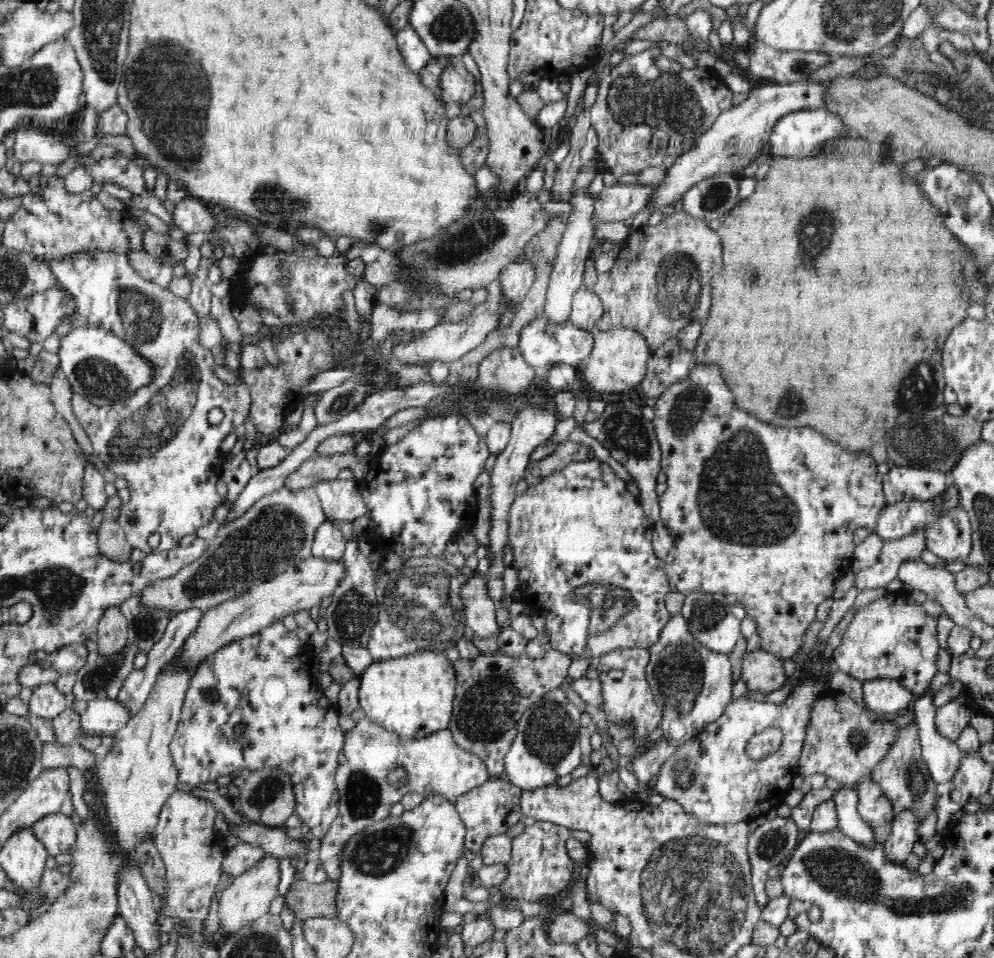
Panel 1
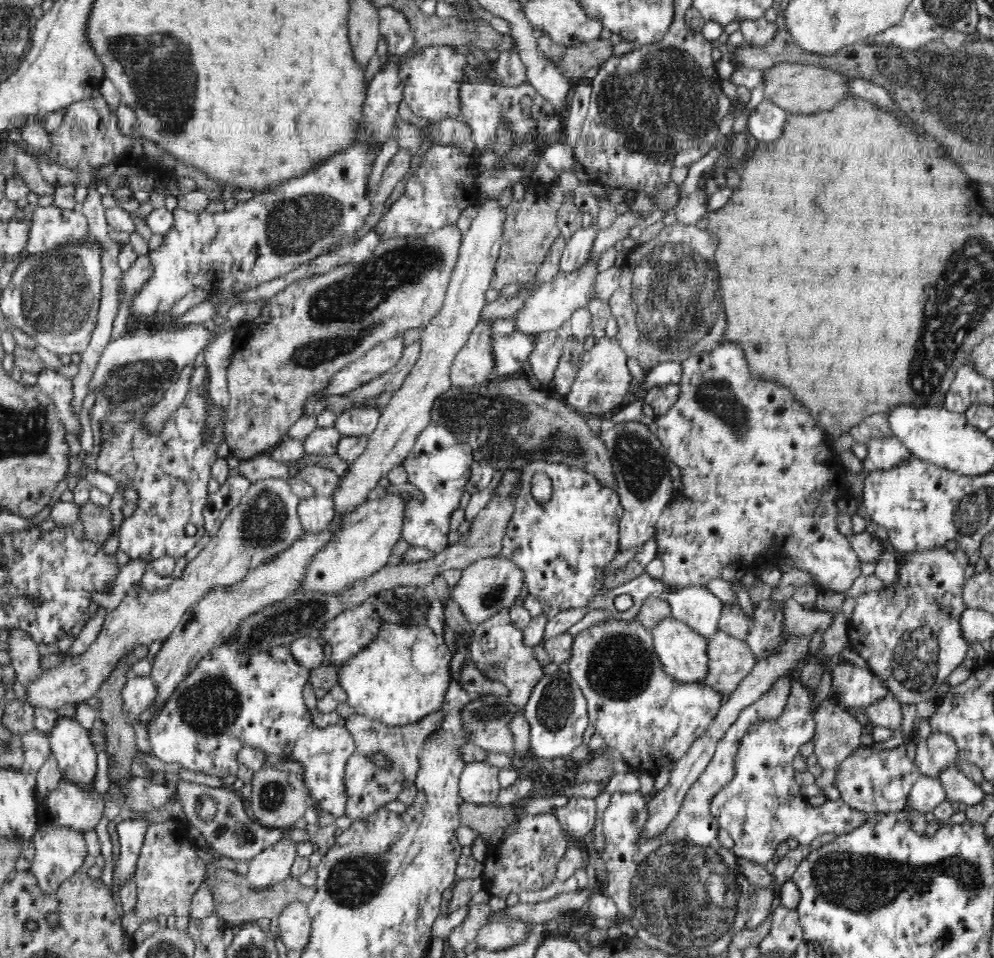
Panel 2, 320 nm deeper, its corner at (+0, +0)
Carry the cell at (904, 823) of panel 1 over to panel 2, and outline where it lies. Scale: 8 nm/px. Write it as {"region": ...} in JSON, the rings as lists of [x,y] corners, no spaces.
{"region":[[[920,775],[912,785],[905,800],[903,812],[906,816],[914,814],[928,814],[947,798],[944,787],[937,777]]]}

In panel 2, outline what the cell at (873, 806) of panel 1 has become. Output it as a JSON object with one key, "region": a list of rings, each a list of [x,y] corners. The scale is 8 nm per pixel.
{"region":[[[904,744],[889,750],[874,748],[872,745],[860,746],[857,750],[854,750],[854,754],[850,754],[850,757],[846,758],[836,769],[833,790],[834,794],[841,798],[848,806],[861,812],[876,812],[876,814],[895,813],[903,810],[909,790],[920,775],[921,773],[915,762],[906,755]]]}

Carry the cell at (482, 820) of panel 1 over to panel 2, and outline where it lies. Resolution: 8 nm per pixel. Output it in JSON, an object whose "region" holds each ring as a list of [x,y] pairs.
{"region":[[[472,762],[464,765],[459,778],[461,802],[476,806],[492,805],[502,790],[500,769],[486,762]]]}

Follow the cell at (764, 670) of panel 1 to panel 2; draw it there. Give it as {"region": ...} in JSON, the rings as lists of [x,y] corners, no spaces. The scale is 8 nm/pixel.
{"region":[[[724,631],[707,640],[710,674],[704,684],[714,687],[721,695],[732,695],[756,666],[758,659],[748,642]]]}

